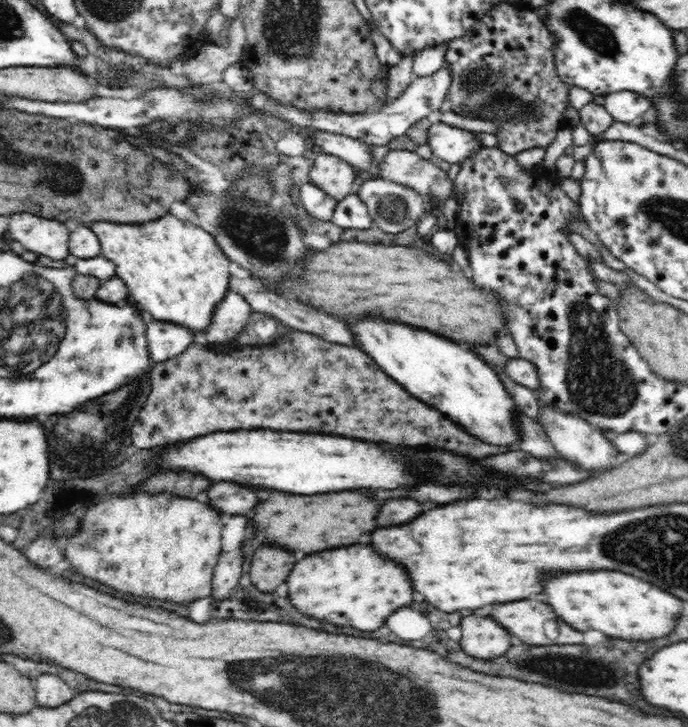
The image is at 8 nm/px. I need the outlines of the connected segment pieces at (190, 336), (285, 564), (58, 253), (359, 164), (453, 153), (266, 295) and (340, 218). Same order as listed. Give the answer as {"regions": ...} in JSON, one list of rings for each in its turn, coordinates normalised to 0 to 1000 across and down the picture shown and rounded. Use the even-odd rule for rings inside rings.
{"regions":[[[[224,440],[214,446],[212,465],[222,501],[260,488],[275,473],[291,468],[291,462],[275,457],[266,448]]],[[[384,751],[372,757],[363,773],[362,794],[366,805],[381,816],[395,814],[401,806],[410,803],[410,798],[416,798],[427,776],[430,776],[427,762],[410,754]]],[[[20,294],[12,308],[12,319],[38,341],[42,354],[52,349],[92,359],[100,351],[100,325],[93,308],[49,294]]],[[[452,179],[448,182],[451,194],[462,199],[471,210],[488,213],[501,220],[517,237],[535,235],[539,230],[538,208],[541,201],[509,190],[471,180]]],[[[637,166],[622,176],[622,201],[629,215],[656,226],[685,216],[699,201],[689,183]]],[[[336,362],[333,373],[334,387],[331,399],[343,399],[346,404],[352,406],[352,409],[363,417],[368,428],[387,431],[394,435],[394,440],[404,439],[424,454],[451,458],[477,470],[516,477],[517,473],[520,473],[517,464],[515,464],[515,458],[512,458],[512,453],[509,453],[509,447],[494,437],[471,431],[468,426],[458,425],[455,421],[442,418],[430,410],[410,406],[407,402],[384,398],[375,382],[363,378],[363,376],[360,376],[358,370],[349,367],[346,362]]],[[[517,267],[506,268],[490,276],[481,304],[494,314],[532,316],[544,311],[533,283]]]]}

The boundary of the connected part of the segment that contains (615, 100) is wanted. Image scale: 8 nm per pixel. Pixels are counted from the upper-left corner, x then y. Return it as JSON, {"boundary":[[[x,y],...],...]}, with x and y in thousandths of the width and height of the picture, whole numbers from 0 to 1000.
{"boundary":[[[900,124],[879,132],[878,149],[892,166],[908,171],[929,169],[933,157],[945,151],[948,143],[933,129],[917,124]]]}

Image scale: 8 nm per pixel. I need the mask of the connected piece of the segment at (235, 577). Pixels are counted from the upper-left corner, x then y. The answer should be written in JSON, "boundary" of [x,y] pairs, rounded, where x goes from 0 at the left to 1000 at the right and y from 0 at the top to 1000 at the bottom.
{"boundary":[[[349,754],[337,759],[326,759],[320,765],[311,781],[311,795],[308,795],[308,823],[311,825],[326,825],[336,820],[352,792],[352,773],[355,773],[355,765]]]}

